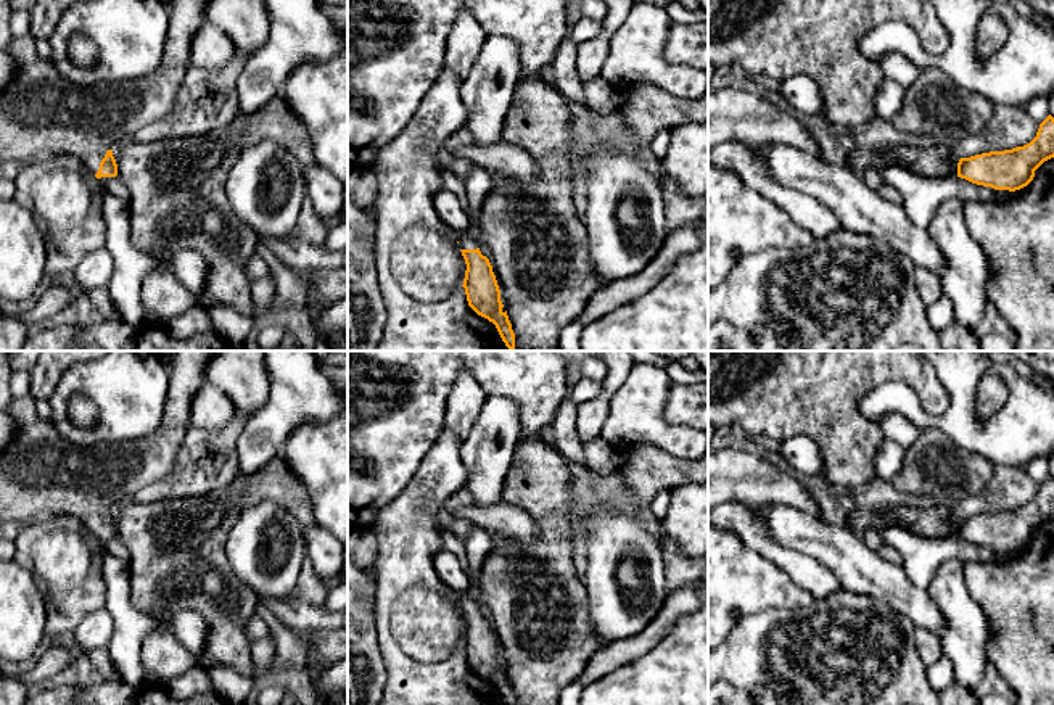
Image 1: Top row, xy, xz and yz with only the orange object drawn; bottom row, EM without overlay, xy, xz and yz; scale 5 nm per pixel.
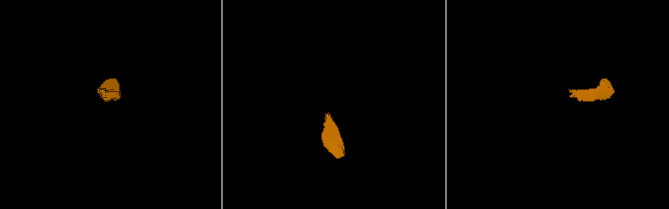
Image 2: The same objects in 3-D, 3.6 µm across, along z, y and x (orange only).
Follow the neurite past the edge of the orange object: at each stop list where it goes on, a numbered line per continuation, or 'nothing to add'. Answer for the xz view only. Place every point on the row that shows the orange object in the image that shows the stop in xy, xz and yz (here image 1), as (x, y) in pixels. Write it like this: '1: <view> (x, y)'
1: xz (465, 242)

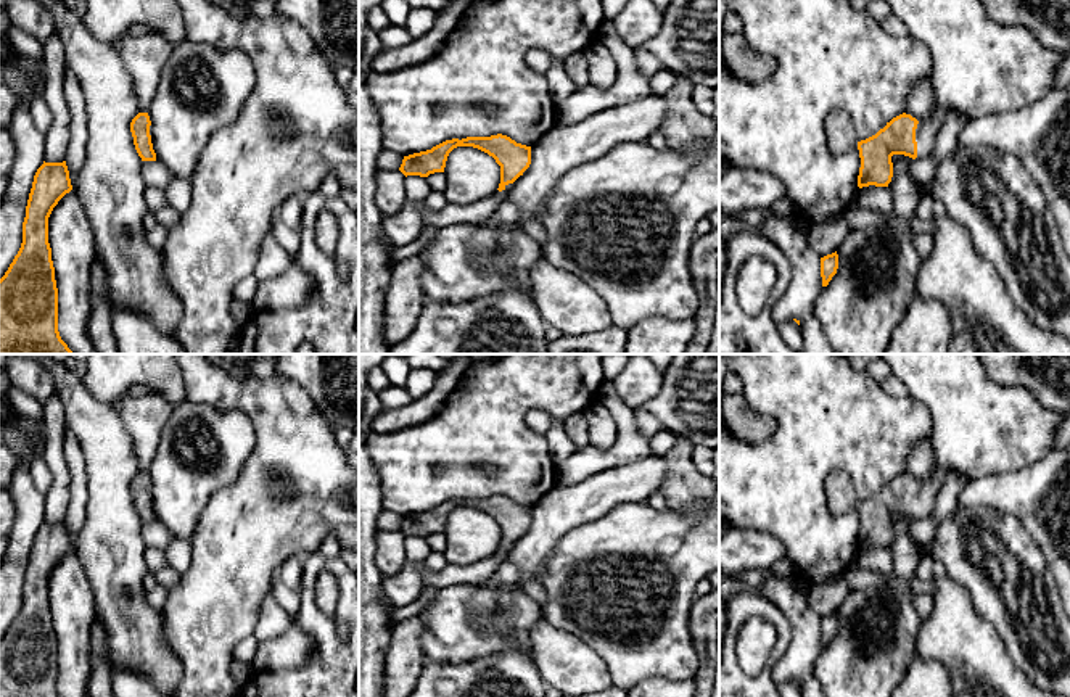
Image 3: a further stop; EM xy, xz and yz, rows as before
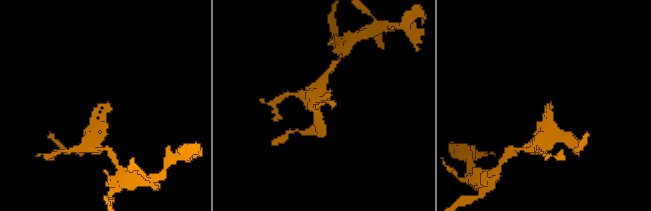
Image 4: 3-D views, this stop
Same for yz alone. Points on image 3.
1: yz (927, 129)

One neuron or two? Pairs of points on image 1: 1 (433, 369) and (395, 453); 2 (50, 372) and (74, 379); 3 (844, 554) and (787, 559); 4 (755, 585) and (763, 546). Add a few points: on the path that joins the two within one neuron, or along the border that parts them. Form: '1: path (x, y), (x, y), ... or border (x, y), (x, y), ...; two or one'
1: path (417, 390), (415, 401), (395, 422), (395, 432); one
2: border (69, 367), (47, 399); two
3: border (778, 543), (815, 557), (840, 583); two
4: border (729, 533), (771, 559), (790, 578); two

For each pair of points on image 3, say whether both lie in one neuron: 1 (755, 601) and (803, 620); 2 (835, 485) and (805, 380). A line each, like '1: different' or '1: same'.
1: different
2: different

